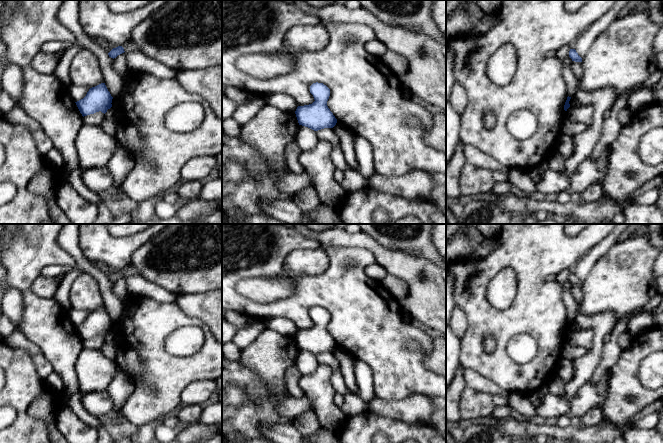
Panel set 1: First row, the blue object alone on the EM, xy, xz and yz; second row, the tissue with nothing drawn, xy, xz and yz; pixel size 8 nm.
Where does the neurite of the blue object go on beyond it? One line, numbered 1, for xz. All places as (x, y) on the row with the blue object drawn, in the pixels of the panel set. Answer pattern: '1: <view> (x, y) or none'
1: none

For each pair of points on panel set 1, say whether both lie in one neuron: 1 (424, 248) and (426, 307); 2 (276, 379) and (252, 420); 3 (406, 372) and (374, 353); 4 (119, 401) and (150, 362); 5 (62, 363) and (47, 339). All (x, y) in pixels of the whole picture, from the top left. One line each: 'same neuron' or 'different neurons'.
1: different neurons
2: different neurons
3: same neuron
4: different neurons
5: same neuron

